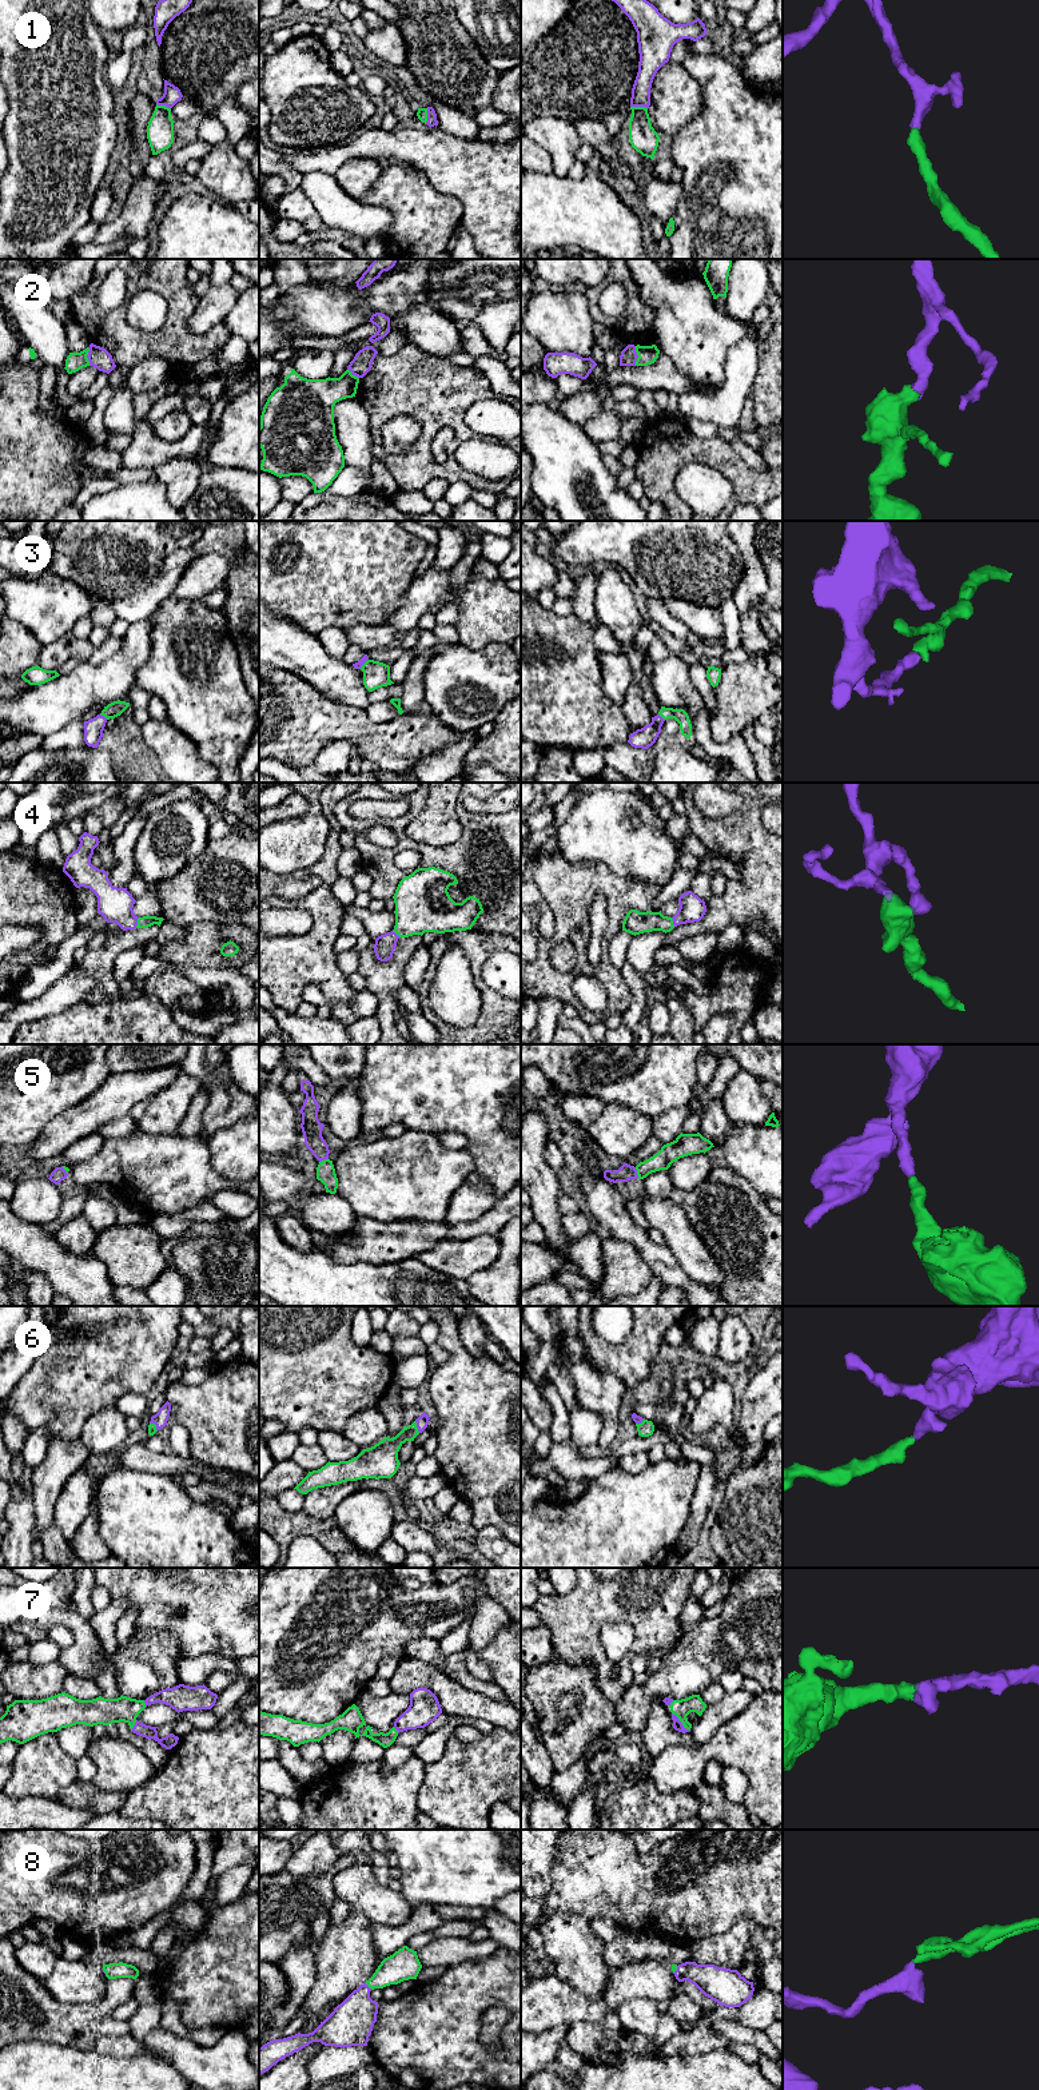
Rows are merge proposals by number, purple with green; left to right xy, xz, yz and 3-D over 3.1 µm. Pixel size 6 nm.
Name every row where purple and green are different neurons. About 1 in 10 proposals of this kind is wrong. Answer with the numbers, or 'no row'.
no row

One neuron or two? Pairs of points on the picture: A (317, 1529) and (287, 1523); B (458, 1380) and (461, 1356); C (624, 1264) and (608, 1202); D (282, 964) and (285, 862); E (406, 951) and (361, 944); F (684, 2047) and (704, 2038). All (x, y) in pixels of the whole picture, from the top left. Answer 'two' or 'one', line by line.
A: one
B: one
C: two
D: two
E: two
F: one

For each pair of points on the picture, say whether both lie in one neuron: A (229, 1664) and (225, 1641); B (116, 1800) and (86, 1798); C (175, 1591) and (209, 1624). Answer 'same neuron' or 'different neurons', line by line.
A: different neurons
B: same neuron
C: same neuron

